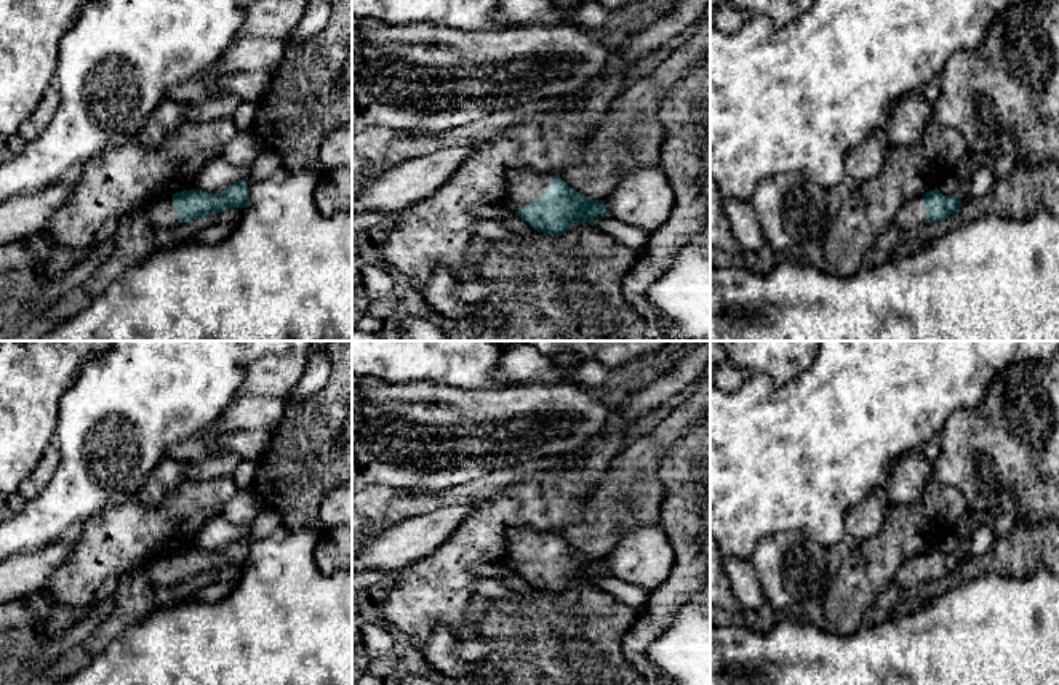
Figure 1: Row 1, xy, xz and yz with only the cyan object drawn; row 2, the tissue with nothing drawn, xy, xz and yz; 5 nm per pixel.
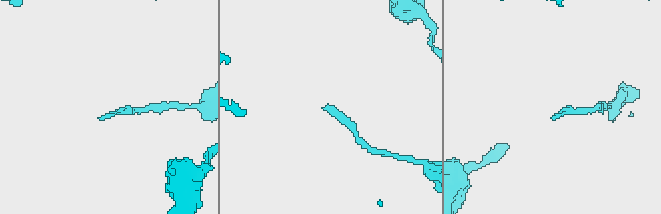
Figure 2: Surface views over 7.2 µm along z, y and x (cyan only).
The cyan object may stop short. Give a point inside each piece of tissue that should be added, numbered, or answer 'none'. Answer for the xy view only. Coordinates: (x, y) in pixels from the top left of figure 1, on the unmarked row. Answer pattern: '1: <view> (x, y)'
1: xy (160, 572)

